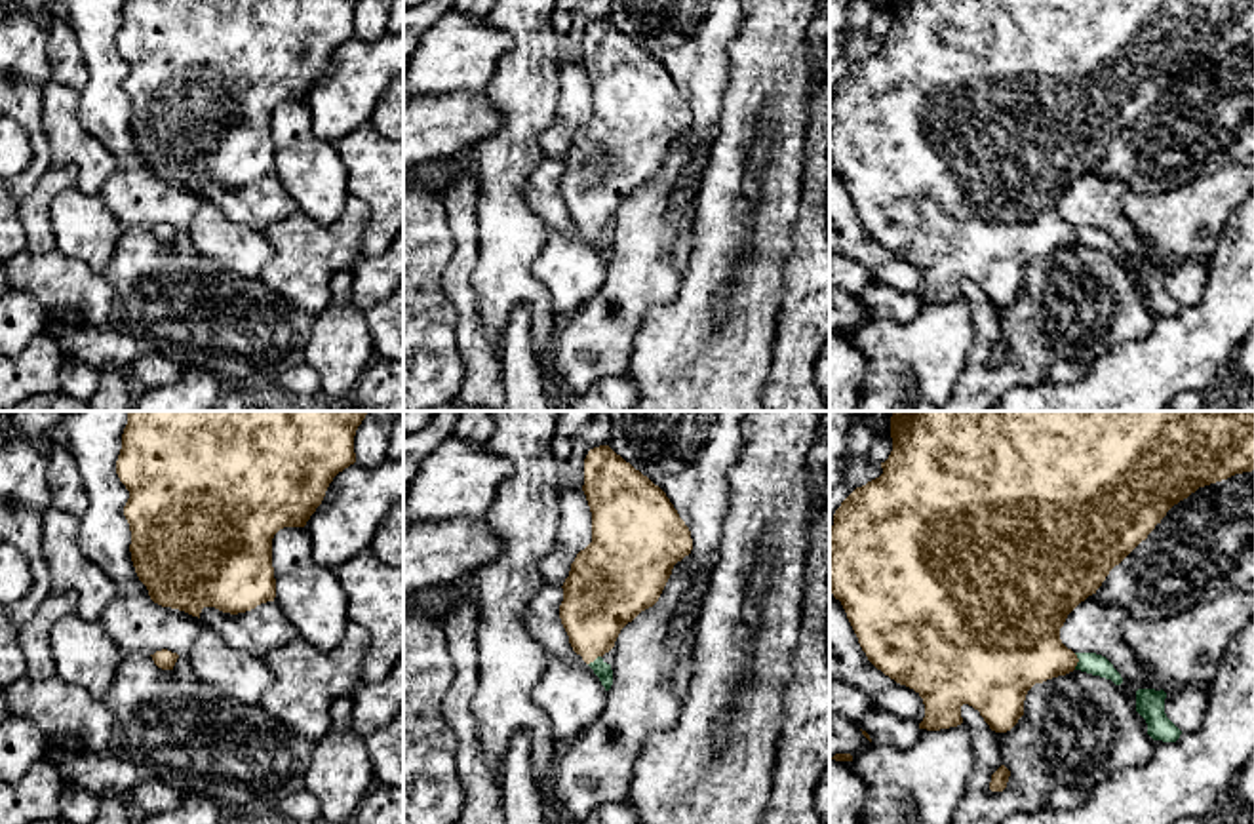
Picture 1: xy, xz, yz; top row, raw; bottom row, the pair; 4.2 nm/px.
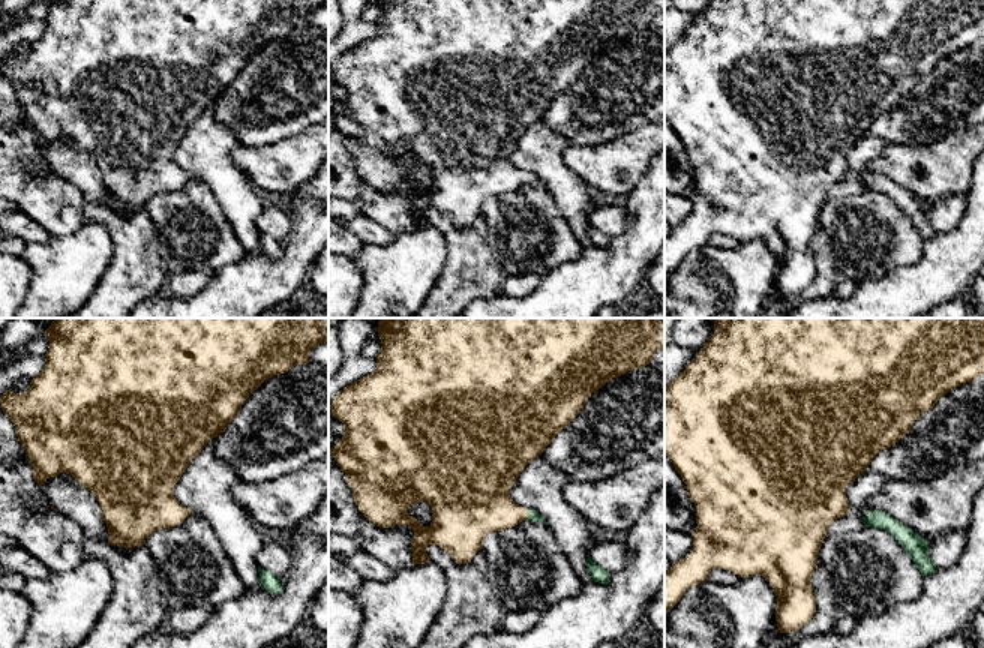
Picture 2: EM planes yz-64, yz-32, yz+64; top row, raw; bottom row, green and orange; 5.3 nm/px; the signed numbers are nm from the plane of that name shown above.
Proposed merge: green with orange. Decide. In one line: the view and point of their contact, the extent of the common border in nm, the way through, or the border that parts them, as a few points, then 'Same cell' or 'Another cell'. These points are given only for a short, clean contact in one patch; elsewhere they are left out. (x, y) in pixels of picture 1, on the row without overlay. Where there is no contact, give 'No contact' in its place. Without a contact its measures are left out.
Touches green at yz (1079, 235). Shared border 70 nm. Path across: yz (1091, 236), (1079, 235), (1043, 231), (1022, 219). Same cell

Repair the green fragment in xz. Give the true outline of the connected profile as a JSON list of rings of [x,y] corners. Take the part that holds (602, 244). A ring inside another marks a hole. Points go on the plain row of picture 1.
[[[609,19],[588,25],[582,65],[592,86],[592,116],[571,137],[559,192],[573,225],[609,265],[613,244],[601,230],[628,196],[658,175],[674,139],[691,128],[693,112],[666,67]]]

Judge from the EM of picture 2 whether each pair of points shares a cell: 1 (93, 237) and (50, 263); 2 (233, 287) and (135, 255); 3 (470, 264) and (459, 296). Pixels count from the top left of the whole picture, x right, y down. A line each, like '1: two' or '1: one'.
1: one
2: two
3: one

